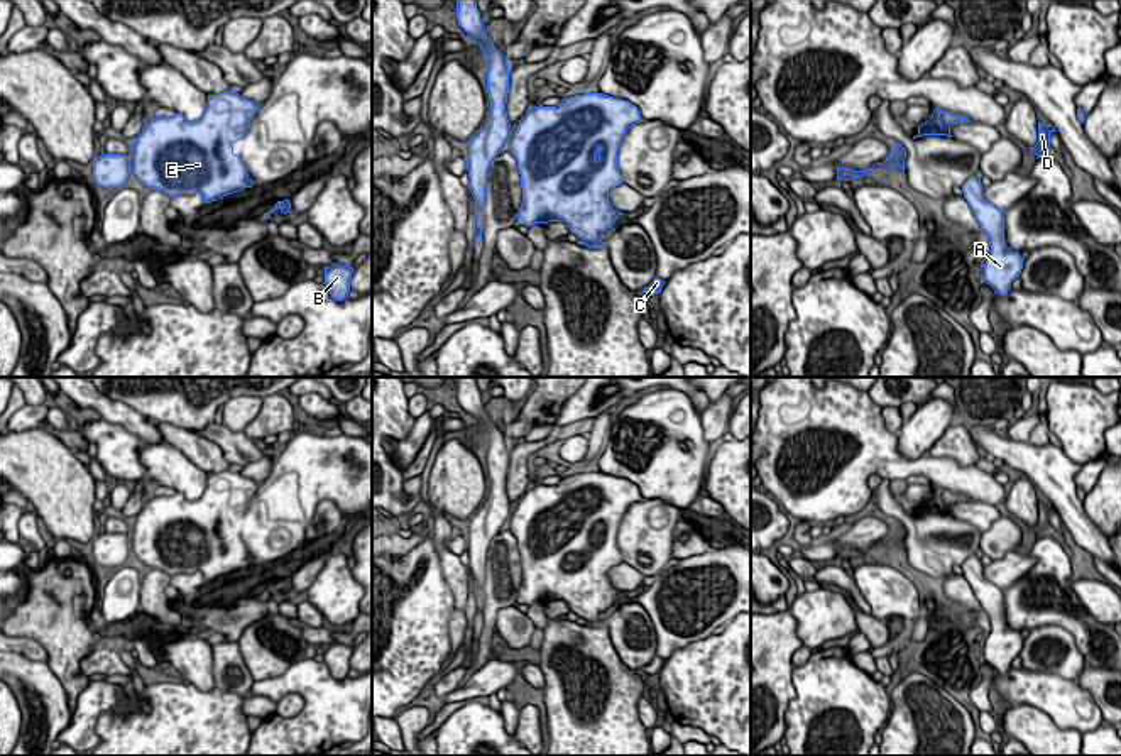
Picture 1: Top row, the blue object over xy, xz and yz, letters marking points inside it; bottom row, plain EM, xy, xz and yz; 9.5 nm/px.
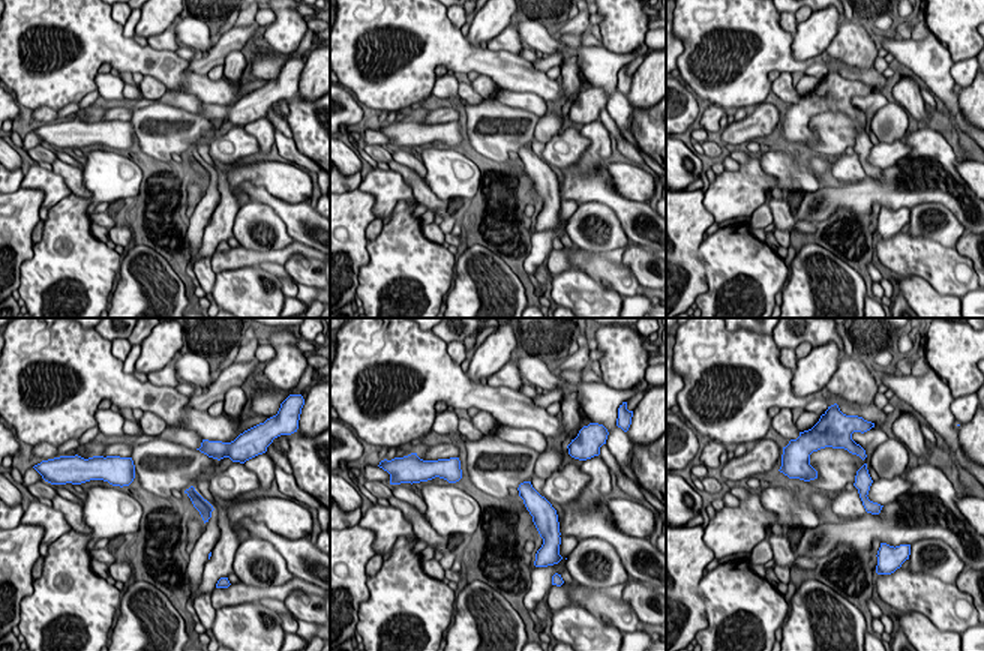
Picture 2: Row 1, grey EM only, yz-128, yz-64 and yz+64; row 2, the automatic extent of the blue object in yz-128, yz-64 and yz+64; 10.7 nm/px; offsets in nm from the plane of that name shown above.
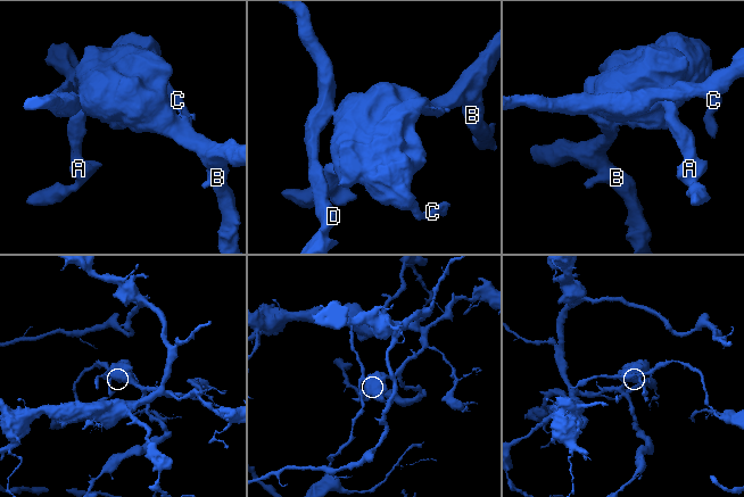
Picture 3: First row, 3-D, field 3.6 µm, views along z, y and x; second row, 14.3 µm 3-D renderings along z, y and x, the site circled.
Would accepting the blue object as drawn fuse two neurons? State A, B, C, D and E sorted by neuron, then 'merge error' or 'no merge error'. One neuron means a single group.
A B C E / D; merge error

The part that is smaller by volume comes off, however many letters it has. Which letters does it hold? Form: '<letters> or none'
D

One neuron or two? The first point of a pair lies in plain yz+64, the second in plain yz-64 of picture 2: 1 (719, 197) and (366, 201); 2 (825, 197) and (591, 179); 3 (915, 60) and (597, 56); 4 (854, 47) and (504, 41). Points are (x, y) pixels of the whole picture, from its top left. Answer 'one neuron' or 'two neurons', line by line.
1: two neurons
2: one neuron
3: one neuron
4: one neuron

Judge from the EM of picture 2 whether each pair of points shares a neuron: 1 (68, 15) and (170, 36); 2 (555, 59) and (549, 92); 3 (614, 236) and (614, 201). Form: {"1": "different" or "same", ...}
{"1": "different", "2": "different", "3": "different"}

